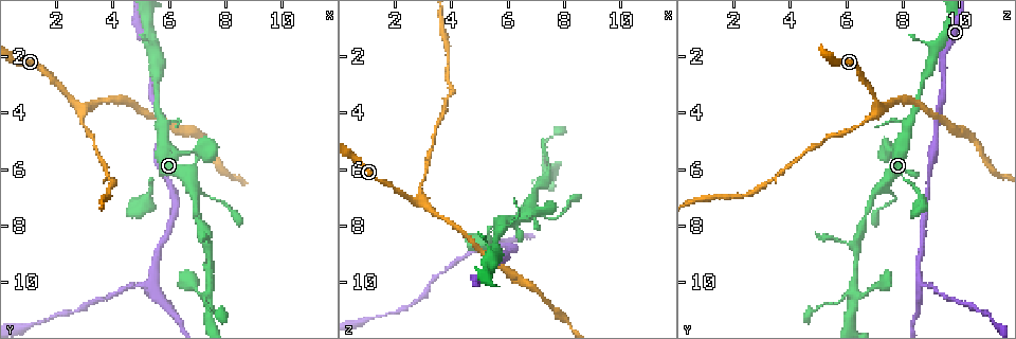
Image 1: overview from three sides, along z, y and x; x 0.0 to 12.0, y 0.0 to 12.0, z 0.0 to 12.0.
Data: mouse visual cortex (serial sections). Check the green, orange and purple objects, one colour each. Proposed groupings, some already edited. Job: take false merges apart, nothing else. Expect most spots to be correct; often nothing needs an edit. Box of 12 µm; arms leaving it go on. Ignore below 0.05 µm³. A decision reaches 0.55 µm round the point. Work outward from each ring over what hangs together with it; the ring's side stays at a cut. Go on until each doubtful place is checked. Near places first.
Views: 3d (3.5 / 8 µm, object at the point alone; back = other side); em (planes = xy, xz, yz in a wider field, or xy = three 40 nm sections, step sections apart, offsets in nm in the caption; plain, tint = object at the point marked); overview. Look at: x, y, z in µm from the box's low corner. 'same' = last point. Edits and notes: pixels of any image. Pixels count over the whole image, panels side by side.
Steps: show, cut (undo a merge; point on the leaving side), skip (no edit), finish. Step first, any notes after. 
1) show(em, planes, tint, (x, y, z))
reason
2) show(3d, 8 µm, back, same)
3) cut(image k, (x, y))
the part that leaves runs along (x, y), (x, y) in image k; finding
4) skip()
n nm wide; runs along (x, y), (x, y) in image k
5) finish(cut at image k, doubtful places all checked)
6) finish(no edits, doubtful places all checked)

show(3d, 3.5 µm, (7.3, 10.2, 6.3))
abrupt turn

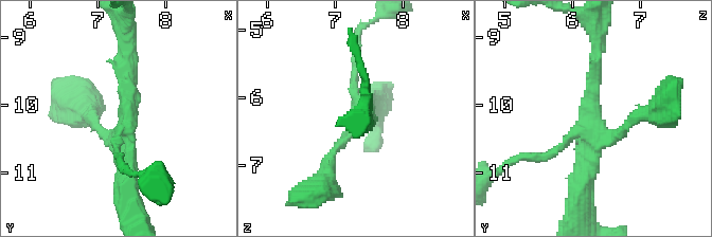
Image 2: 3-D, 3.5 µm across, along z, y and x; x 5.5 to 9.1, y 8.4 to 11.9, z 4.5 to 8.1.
show(em, xy, step 2, tint, (7.45, 10.25, 6.25))
4 arms; arms of 150, 150, 250, 300 nm

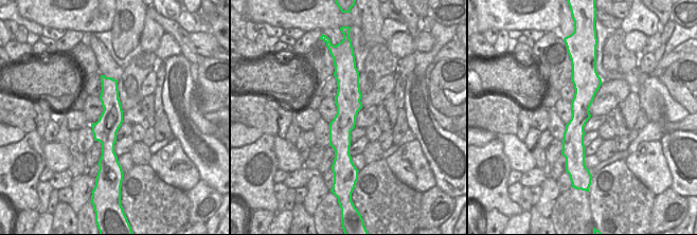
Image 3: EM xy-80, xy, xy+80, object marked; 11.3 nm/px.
skip()
runs along (599, 50), (580, 189) in image 2; all the same cell

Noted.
show(3d, 8 µm, back, (5.3, 10.0, 8.6))
three-way junction

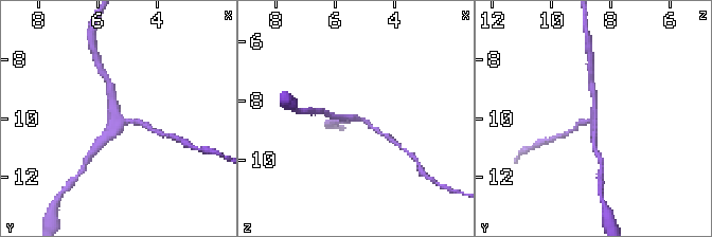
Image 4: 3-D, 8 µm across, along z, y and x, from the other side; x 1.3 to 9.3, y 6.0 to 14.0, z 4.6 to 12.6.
show(em, xy, step 3, tint, (5.3, 10.0, 8.6))
3 arms; arms of 150, 250, 250 nm; shape alone is not enough

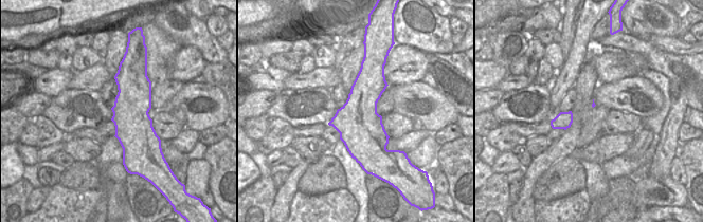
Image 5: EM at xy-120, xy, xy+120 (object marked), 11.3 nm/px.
skip()
all the same cell

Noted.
show(3d, 3.5 µm, (3.0, 4.0, 7.2))
calibre changes

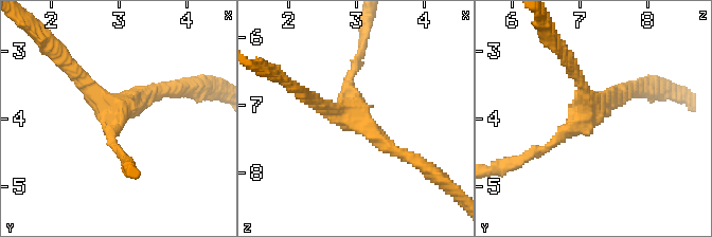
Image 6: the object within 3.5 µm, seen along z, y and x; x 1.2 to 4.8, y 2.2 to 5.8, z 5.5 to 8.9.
show(em, xy, step 5, tint, (2.90, 3.95, 7.10))
3 arms; arms of 150, 200, 250 nm; shape alone is not enough

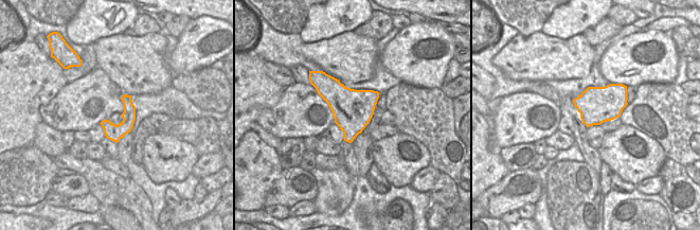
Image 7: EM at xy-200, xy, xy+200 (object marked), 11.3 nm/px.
show(em, planes, tint, same)

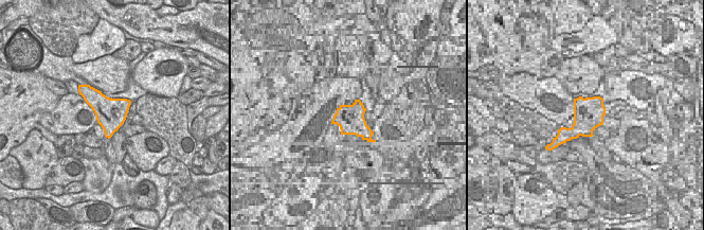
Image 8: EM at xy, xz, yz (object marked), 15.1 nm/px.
skip()
all the same cell

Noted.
finish(no edits, doubtful places all checked)

